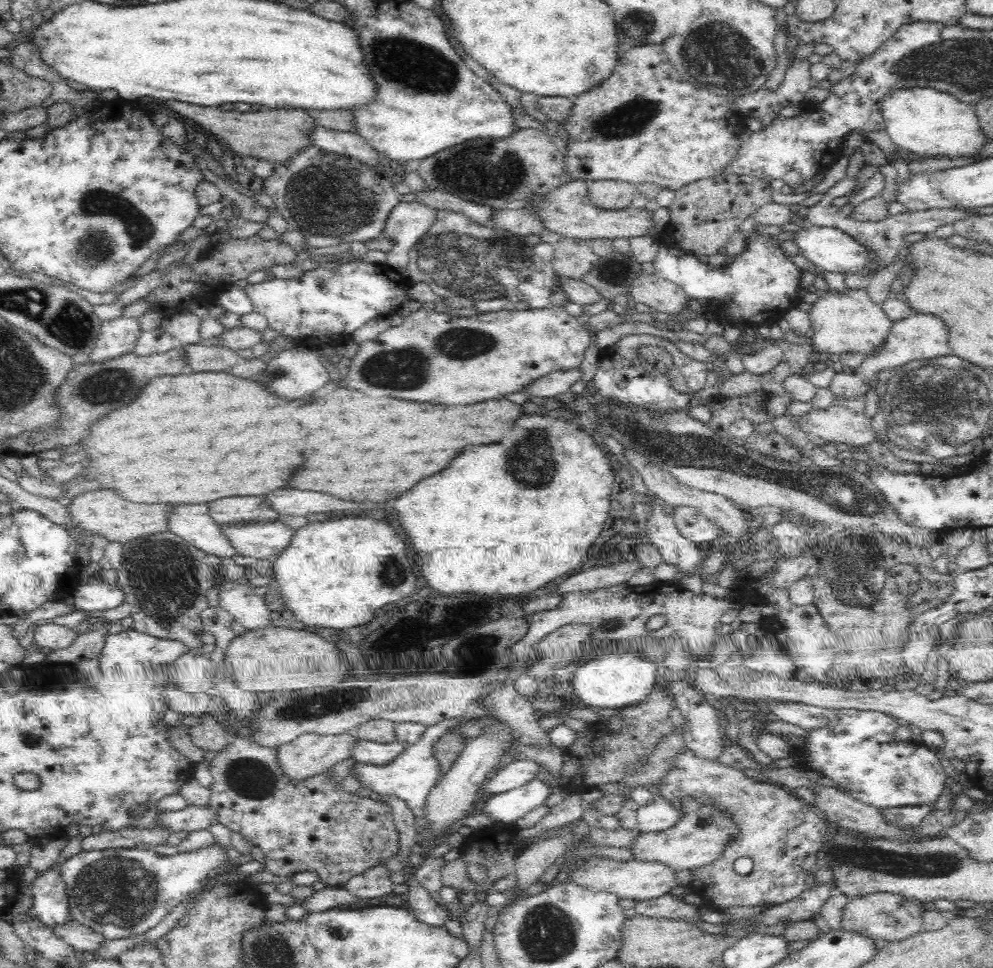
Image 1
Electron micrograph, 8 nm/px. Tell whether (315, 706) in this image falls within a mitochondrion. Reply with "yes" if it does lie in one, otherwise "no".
yes

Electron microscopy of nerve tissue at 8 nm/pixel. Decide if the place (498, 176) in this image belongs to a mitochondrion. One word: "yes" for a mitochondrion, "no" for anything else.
yes

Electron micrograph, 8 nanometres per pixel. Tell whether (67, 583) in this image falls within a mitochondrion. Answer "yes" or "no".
no

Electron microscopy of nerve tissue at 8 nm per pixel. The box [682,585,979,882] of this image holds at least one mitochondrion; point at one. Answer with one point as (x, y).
(893, 862)

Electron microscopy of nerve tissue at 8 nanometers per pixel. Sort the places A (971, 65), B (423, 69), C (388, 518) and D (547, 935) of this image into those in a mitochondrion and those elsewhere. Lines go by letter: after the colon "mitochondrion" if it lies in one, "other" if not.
A: mitochondrion
B: mitochondrion
C: other
D: mitochondrion

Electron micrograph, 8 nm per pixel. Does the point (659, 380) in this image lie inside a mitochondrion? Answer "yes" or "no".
no

